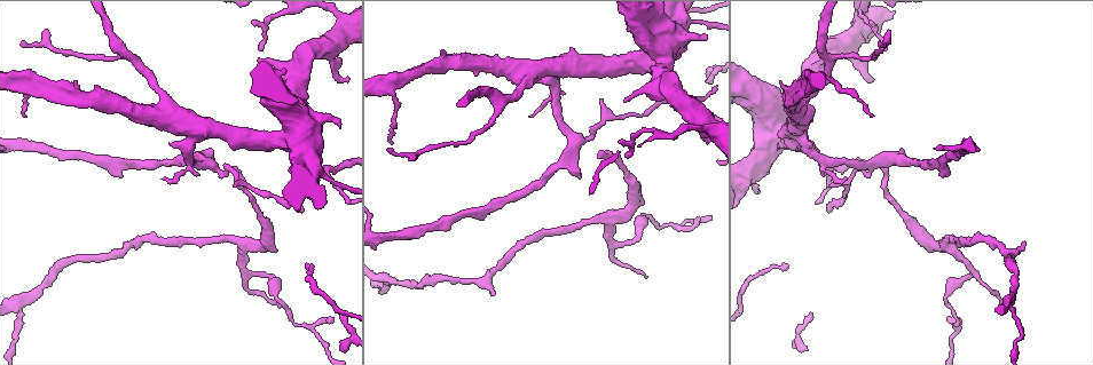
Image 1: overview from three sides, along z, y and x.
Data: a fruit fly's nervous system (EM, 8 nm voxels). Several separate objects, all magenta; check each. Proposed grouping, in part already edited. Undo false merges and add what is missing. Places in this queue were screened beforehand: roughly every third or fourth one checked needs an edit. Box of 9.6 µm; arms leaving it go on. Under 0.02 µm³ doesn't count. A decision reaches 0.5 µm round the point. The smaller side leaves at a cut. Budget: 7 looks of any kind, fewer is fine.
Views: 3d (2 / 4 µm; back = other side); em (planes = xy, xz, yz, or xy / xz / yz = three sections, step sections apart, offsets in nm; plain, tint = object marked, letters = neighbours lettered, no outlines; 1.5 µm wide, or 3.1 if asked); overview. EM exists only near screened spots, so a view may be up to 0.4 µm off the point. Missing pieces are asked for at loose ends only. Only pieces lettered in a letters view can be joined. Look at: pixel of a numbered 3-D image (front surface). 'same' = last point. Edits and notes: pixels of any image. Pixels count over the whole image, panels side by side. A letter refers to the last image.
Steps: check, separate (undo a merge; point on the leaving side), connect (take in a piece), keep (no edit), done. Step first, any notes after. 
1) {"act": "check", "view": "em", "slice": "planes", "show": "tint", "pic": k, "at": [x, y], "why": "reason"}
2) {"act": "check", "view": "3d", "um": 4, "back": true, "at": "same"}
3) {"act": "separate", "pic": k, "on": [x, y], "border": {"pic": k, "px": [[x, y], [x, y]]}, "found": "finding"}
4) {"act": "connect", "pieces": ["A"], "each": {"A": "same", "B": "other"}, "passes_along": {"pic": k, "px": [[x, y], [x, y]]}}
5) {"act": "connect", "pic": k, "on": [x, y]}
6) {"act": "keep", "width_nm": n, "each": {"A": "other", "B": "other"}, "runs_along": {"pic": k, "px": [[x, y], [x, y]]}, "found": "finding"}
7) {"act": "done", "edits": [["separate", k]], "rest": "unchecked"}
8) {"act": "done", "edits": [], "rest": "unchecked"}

{"act": "check", "view": "em", "slice": "planes", "show": "letters", "pic": 1, "at": [389, 84], "why": "arms part here"}

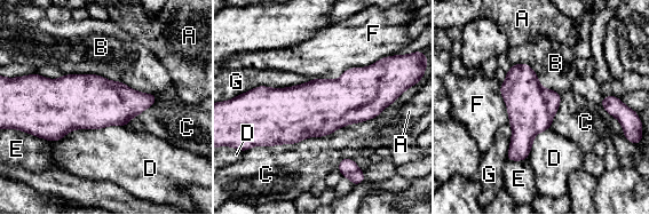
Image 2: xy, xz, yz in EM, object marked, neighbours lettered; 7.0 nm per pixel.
{"act": "keep", "each": {"A": "other", "B": "other", "C": "other", "D": "other", "E": "other", "F": "other", "G": "other"}, "border": {"pic": 2, "px": [[396, 101], [326, 135], [255, 146]]}, "found": "continuous, no second neuron"}

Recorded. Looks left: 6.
{"act": "check", "view": "em", "slice": "planes", "show": "tint", "pic": 1, "at": [871, 115], "why": "branch stops here"}

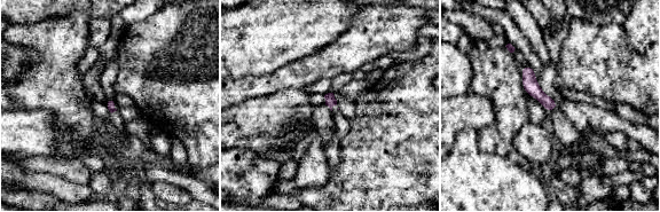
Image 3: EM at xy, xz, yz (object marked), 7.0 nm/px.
{"act": "check", "view": "em", "slice": "planes", "show": "letters", "at": "same", "why": "see the neighbours"}

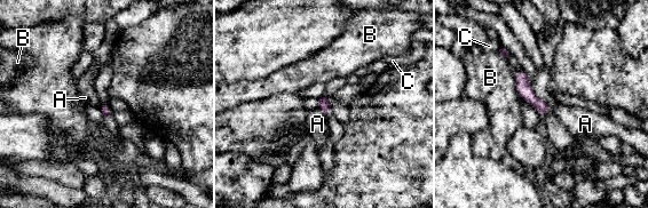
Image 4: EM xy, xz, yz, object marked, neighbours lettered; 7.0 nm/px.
{"act": "keep", "each": {"A": "other", "B": "other", "C": "other"}, "found": "no lettered piece goes on from it"}

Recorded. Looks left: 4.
{"act": "check", "view": "3d", "um": 2, "pic": 1, "at": [45, 32], "why": "free end"}

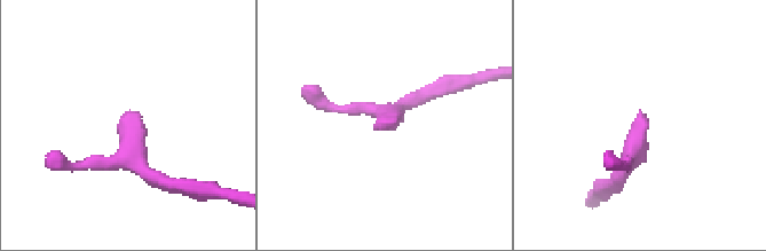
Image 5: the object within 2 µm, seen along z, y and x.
{"act": "check", "view": "em", "slice": "planes", "show": "plain", "pic": 5, "at": [125, 112], "why": "shape alone is not enough"}

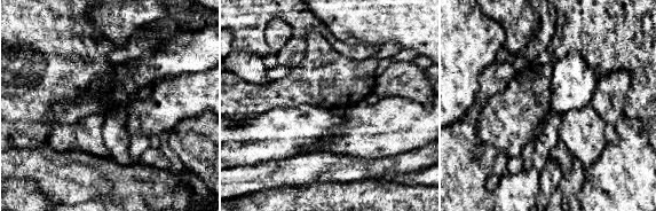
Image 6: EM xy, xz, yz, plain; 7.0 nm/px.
{"act": "check", "view": "em", "slice": "planes", "show": "letters", "at": "same"}

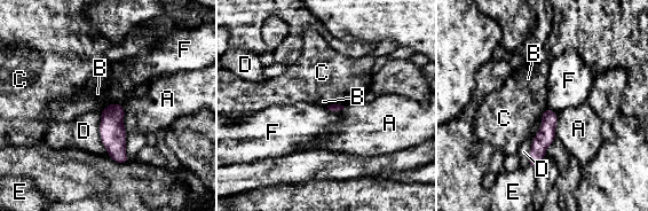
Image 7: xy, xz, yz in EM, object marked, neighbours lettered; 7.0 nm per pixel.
{"act": "keep", "longest_contact_nm": ["D", 340], "each": {"A": "other", "B": "other", "C": "other", "D": "other", "E": "other", "F": "other"}, "runs_along": {"pic": 7, "px": [[547, 111], [547, 133], [534, 164]]}, "found": "none of them fits"}

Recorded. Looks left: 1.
{"act": "done", "edits": [], "rest": "unchecked"}

